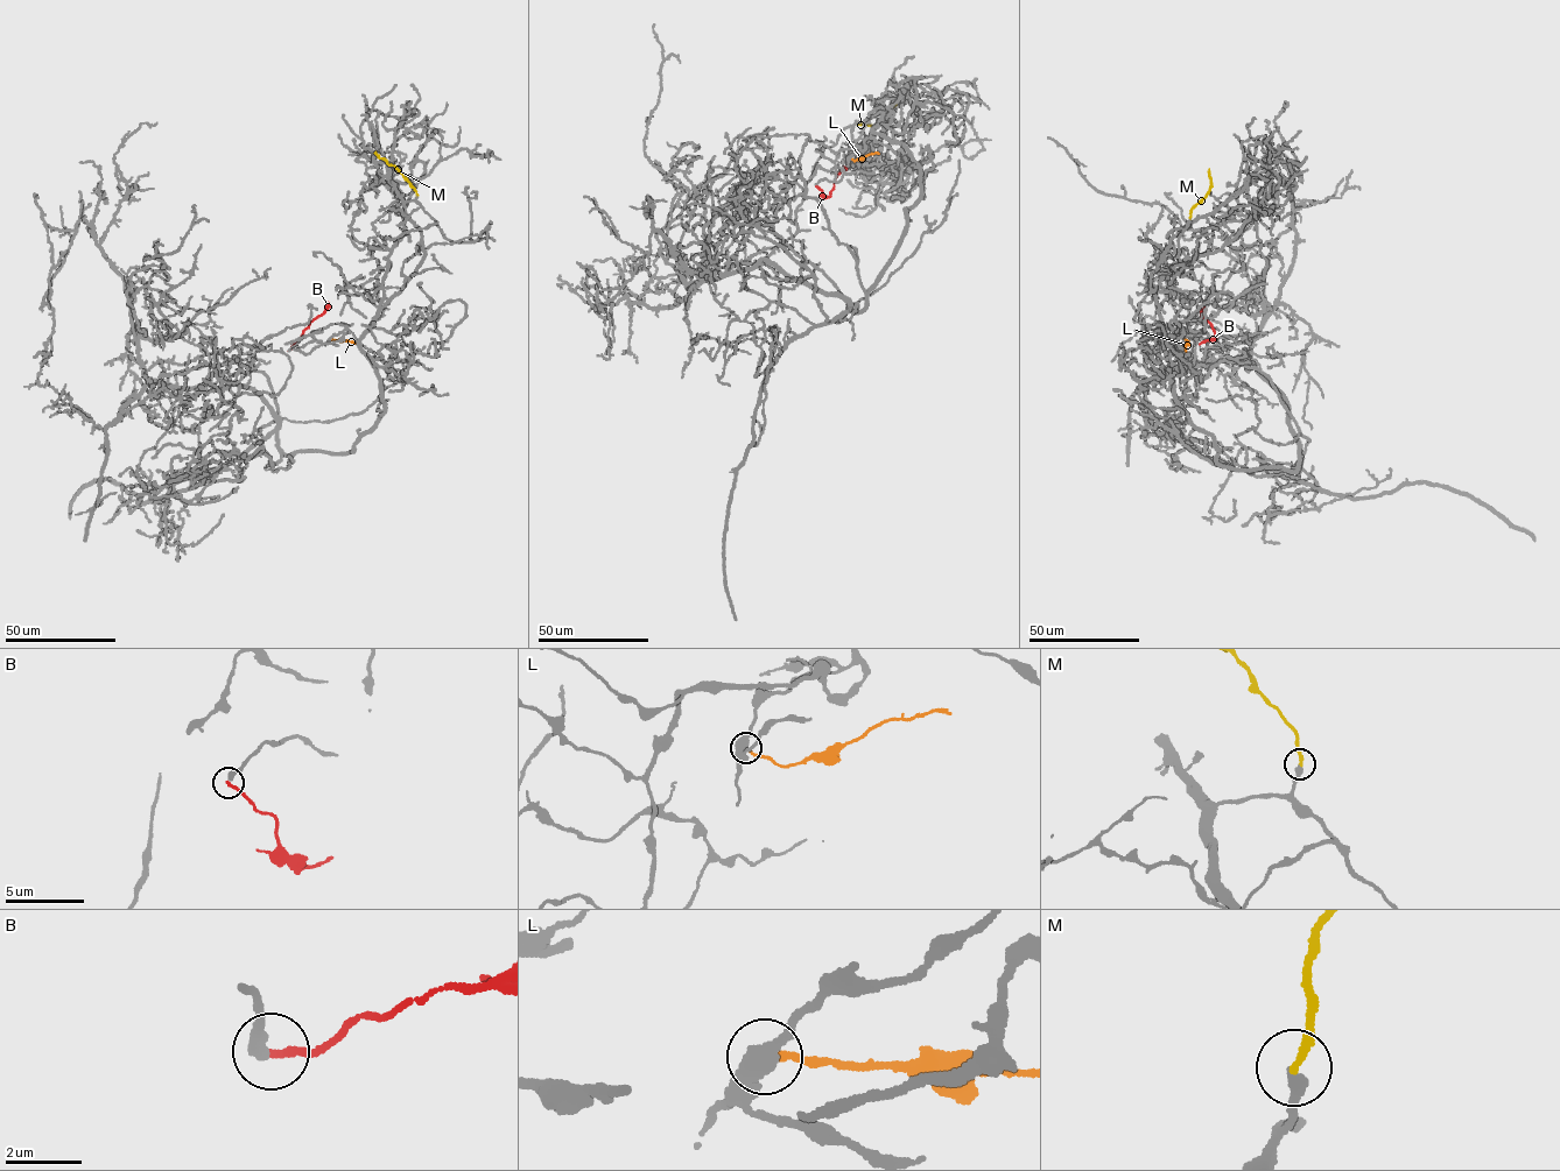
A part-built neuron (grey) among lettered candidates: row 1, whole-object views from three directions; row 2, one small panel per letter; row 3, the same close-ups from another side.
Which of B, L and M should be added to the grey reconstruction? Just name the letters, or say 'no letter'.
M

